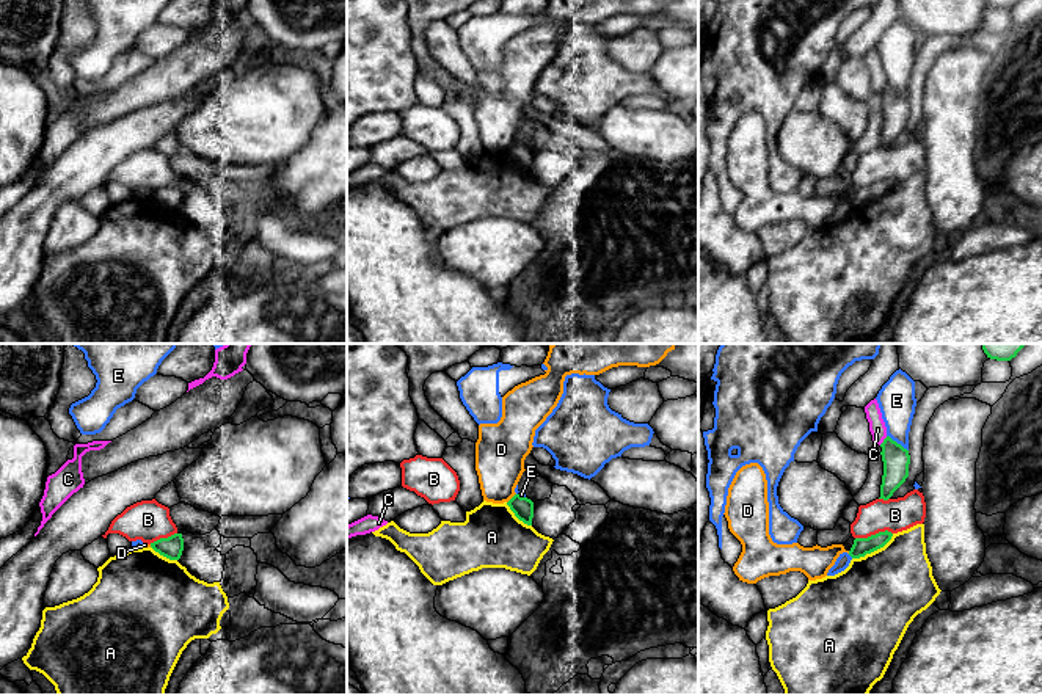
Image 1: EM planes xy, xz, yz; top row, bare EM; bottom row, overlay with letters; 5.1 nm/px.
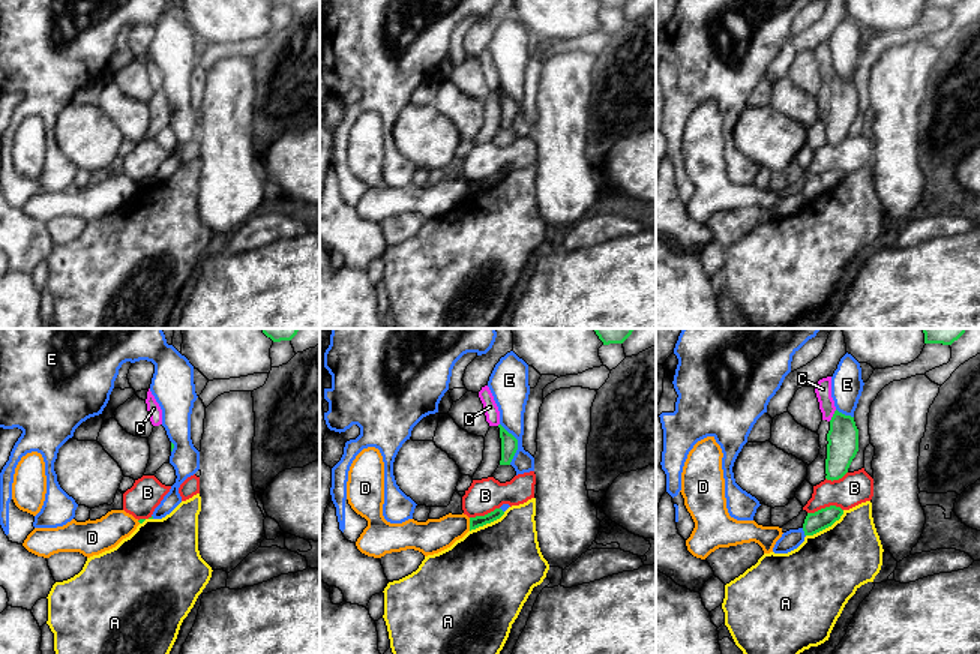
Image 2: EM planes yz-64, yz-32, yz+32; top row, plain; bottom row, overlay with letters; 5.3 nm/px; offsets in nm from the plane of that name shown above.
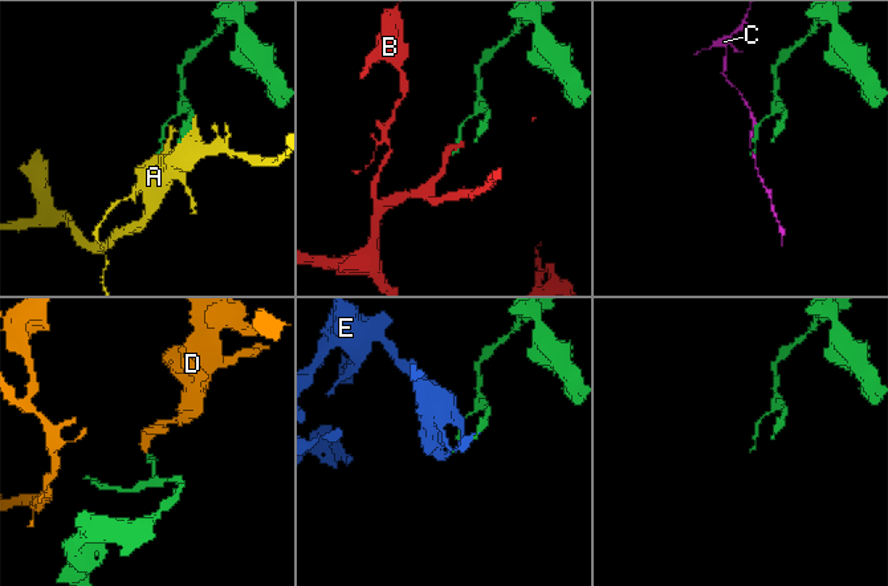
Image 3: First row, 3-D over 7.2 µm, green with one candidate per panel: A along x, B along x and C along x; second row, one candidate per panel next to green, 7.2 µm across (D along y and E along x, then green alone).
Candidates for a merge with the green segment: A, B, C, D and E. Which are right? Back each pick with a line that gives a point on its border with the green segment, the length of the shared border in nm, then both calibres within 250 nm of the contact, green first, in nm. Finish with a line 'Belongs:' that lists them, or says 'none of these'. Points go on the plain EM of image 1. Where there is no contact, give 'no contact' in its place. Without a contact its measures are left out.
Belongs: none of these

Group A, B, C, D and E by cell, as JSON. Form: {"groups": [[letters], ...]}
{"groups": [["A"], ["B"], ["C"], ["D"], ["E"]]}

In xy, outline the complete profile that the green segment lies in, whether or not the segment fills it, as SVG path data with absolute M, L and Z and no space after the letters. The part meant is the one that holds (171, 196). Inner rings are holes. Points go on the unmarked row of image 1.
M174 182L168 187L160 187L151 191L151 196L169 209L179 209L184 199L182 182Z

